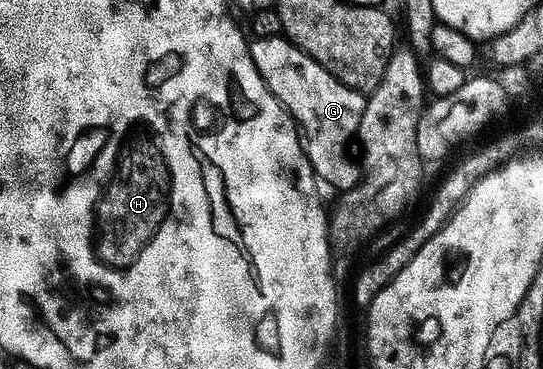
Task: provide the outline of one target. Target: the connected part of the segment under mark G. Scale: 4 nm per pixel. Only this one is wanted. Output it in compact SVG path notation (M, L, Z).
M285 36L255 37L250 42L250 55L252 56L252 64L256 64L264 84L270 89L272 96L276 96L276 100L280 100L282 107L298 123L298 129L304 135L306 155L312 164L315 175L325 185L327 182L328 185L335 186L338 192L354 189L360 182L360 166L355 159L354 162L350 159L350 142L352 146L362 119L362 113L366 107L367 95L361 94L358 90L349 90L340 79L332 76L332 72L325 70L319 62L312 60L312 56L308 56Z

